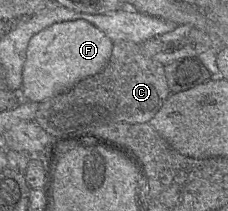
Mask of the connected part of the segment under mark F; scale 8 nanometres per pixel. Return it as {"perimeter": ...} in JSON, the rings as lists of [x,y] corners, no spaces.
{"perimeter":[[[85,20],[55,23],[36,33],[29,40],[22,70],[23,96],[40,103],[73,88],[86,77],[104,70],[113,48],[113,42],[97,27]]]}

